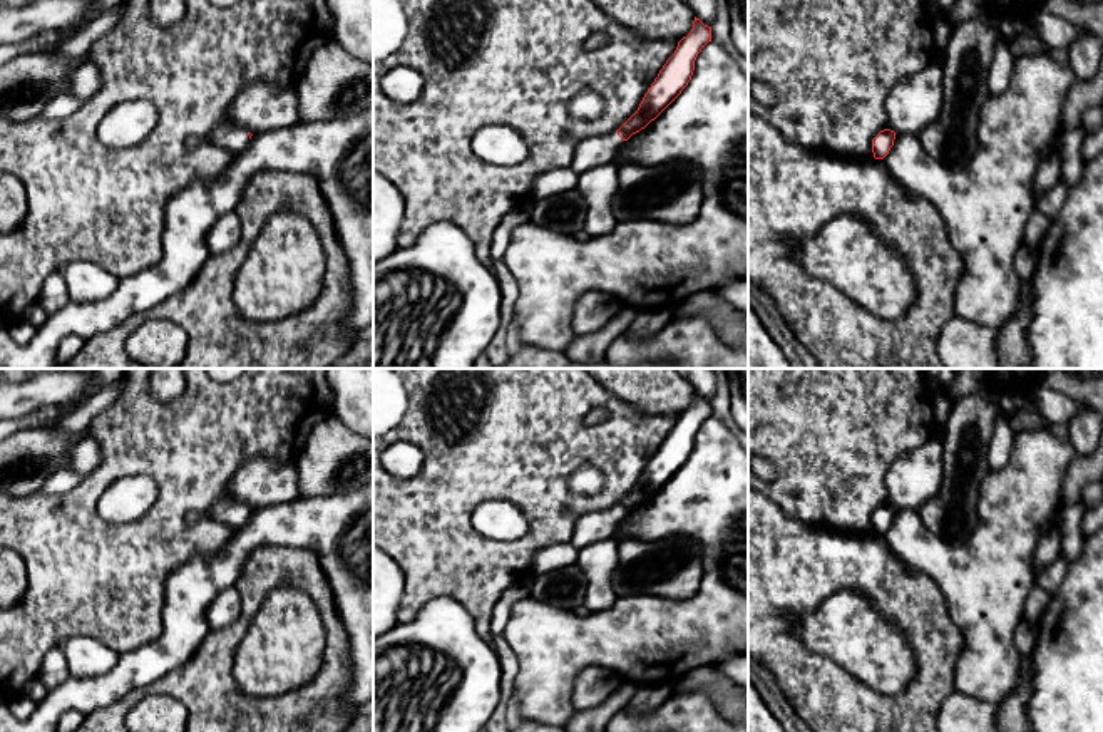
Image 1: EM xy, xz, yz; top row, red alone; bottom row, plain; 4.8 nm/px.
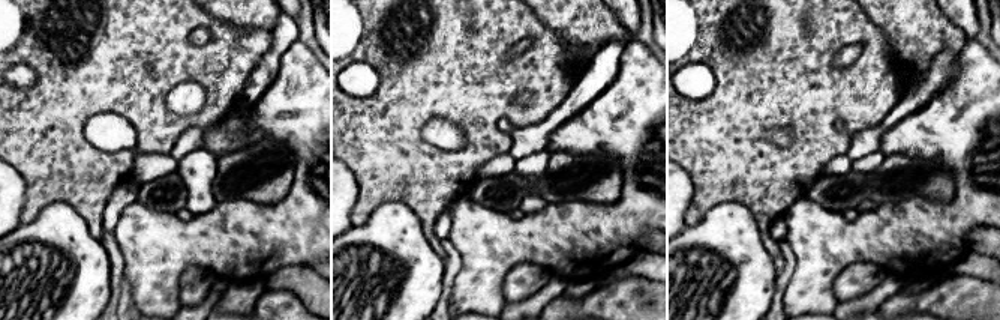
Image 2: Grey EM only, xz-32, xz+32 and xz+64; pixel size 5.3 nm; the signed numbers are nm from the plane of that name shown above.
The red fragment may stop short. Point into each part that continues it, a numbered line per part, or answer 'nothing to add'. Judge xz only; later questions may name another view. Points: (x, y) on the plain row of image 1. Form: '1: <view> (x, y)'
1: xz (595, 526)

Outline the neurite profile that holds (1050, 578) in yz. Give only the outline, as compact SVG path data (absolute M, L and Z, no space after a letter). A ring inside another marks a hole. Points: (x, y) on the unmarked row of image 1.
M1063 554L1046 570L1034 576L1034 585L1053 595L1066 576L1068 563Z

